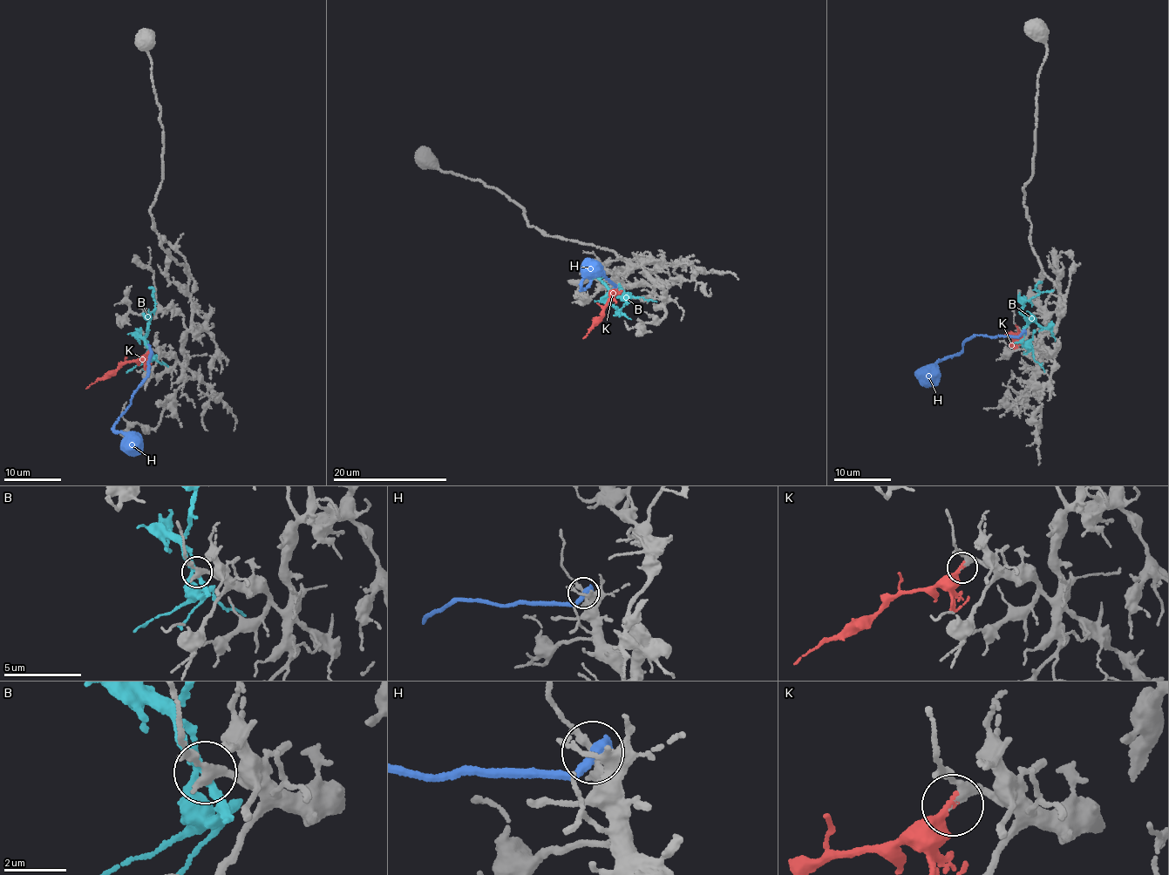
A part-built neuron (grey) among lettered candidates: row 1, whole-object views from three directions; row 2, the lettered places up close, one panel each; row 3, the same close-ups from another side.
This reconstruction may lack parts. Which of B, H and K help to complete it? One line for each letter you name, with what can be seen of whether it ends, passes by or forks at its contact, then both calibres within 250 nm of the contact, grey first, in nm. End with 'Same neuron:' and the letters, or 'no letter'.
K: it ends | 240/360 nm
Same neuron: K

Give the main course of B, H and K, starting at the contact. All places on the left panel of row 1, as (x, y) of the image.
B: (149, 349), (145, 335), (155, 302), (153, 288), (149, 288)
H: (149, 348), (152, 354), (146, 375), (131, 403), (117, 418), (113, 430), (125, 436), (131, 448), (139, 454)
K: (149, 353), (107, 373), (85, 389)

